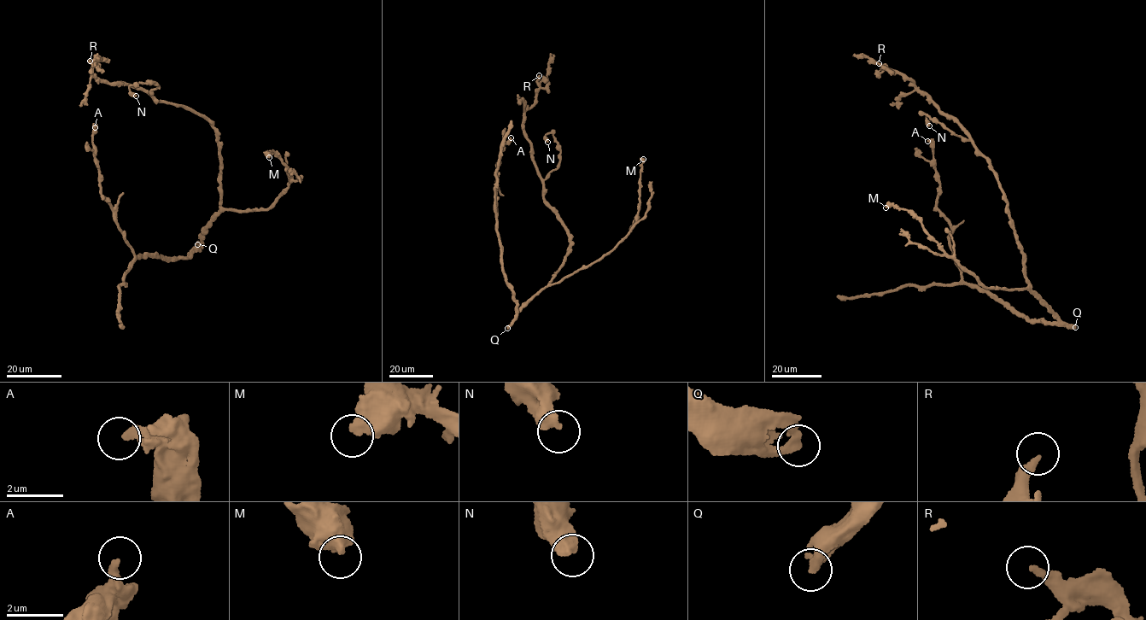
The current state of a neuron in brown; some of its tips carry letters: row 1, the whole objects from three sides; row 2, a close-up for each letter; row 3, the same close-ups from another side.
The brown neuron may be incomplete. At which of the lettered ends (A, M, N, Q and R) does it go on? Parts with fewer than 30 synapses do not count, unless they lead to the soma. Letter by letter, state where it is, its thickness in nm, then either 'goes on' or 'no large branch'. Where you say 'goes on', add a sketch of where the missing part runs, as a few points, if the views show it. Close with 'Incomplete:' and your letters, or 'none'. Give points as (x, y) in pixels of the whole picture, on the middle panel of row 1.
A: at (511, 137); 260 nm thick; no large branch
M: at (643, 159); 600 nm thick; no large branch
N: at (547, 142); 480 nm thick; no large branch
Q: at (507, 328); 400 nm thick; no large branch
R: at (539, 75); 280 nm thick; no large branch
Incomplete: none

